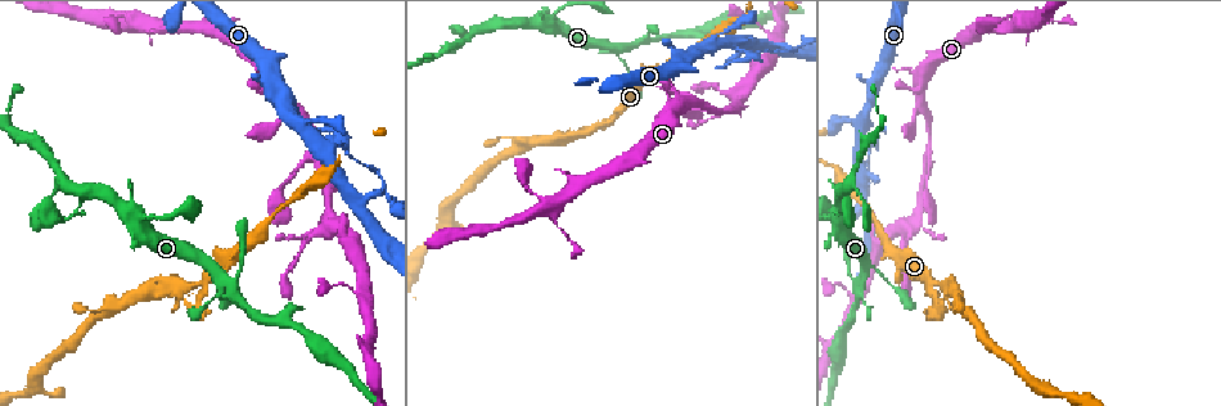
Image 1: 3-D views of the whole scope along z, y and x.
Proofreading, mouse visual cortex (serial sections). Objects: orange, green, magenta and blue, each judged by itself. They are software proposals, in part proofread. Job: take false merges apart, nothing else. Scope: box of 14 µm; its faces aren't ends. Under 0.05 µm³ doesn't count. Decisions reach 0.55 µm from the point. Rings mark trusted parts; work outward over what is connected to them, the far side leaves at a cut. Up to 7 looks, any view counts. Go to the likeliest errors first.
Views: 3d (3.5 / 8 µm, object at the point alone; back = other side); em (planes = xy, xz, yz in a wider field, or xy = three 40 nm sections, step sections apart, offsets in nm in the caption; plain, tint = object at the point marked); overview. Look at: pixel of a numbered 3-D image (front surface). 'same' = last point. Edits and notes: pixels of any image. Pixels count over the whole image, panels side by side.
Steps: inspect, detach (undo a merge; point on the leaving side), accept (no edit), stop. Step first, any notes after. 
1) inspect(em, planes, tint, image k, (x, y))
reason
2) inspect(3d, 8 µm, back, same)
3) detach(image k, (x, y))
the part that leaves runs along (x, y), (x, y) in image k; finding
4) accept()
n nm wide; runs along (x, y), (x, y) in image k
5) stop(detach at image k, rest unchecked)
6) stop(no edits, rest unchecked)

inspect(3d, 3.5 µm, image 1, (639, 42))
sharp bend

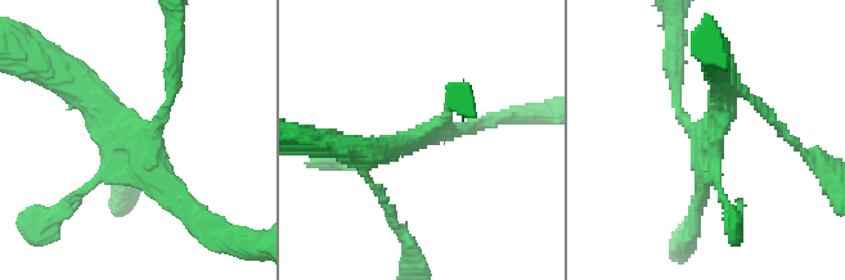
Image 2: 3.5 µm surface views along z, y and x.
inspect(em, xy, step 5, tint, image 2, (129, 133))

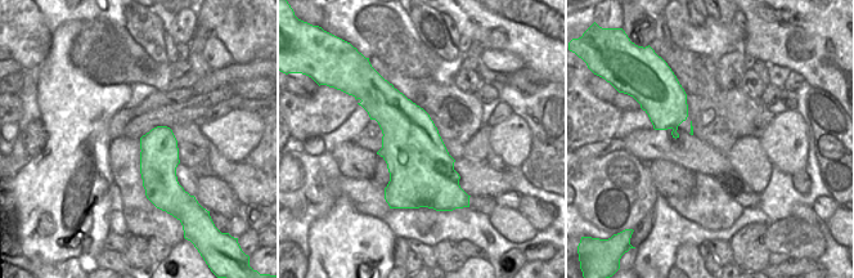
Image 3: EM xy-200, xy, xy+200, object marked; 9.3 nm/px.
accept()
600 nm wide; runs along (66, 77), (126, 125), (185, 199) in image 2; all the same cell

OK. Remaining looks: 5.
inspect(em, planes, tint, image 1, (608, 120))
thin neck

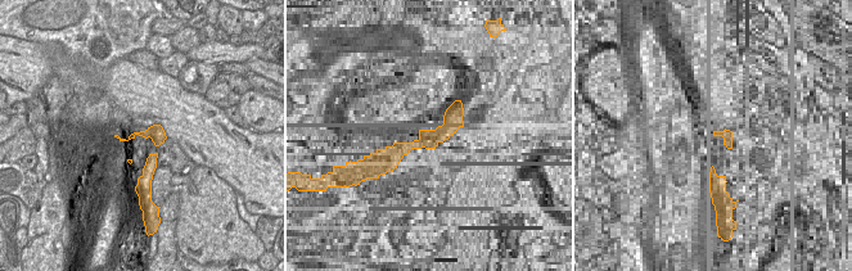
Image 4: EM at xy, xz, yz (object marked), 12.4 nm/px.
inspect(3d, 3.5 µm, same)

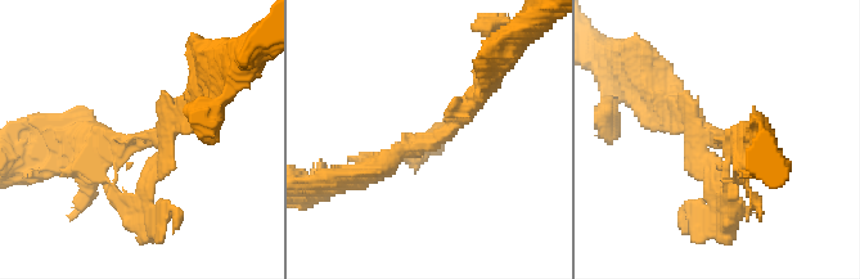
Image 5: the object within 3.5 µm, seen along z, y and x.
detach(image 5, (133, 224))
the part that leaves runs along (165, 145), (136, 197), (153, 241) in image 5; two cells meet here

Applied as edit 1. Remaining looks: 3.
inspect(overview)
see it whole again

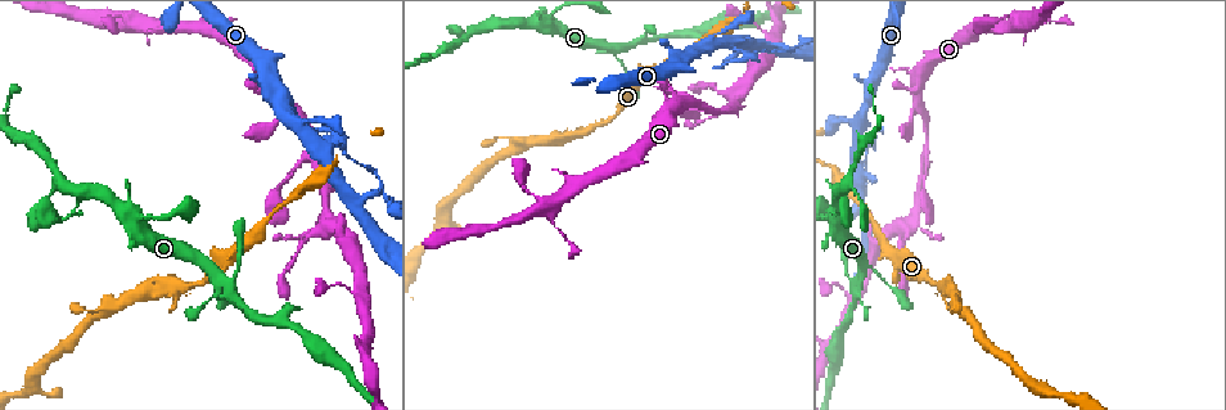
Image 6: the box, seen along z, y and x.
inspect(3d, 8 µm, image 6, (60, 219))

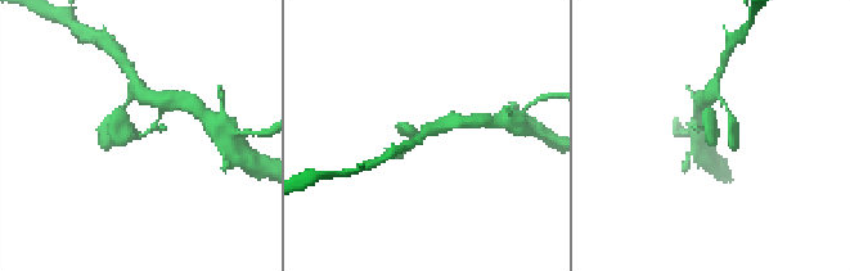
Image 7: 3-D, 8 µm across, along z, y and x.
inspect(3d, 3.5 µm, image 7, (418, 131))

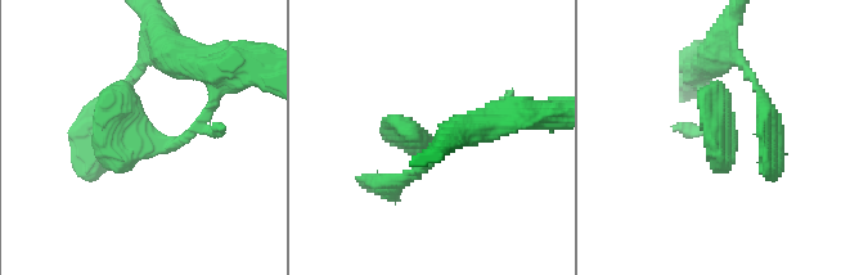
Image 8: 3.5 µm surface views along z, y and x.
accept()
runs along (500, 118), (445, 145), (386, 122) in image 8; all the same cell

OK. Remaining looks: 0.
stop(detach at image 5, rest unchecked)

